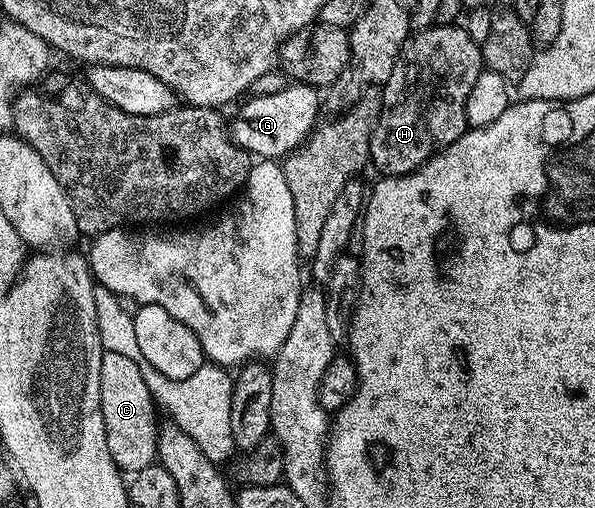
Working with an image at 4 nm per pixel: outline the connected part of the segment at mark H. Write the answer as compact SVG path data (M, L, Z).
M435 25L411 34L403 45L391 76L381 88L382 115L371 137L370 163L383 176L419 171L433 155L452 145L468 130L466 106L469 94L484 70L481 46L462 25Z

